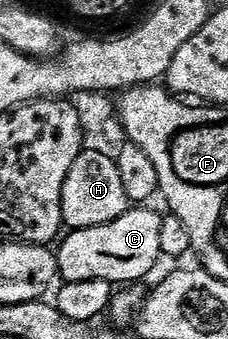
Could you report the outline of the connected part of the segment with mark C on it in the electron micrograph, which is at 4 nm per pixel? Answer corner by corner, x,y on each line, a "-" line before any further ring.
132,206
129,207
127,212
123,212
121,216
114,218
114,222
109,224
94,226
93,228
77,228
69,231
67,233
69,236
66,237
67,235
65,235
59,241
59,244
61,243
60,248
58,247
56,252
56,261
60,271
59,279
66,284
102,278
114,286
135,285
140,282
143,276
148,276
155,270
156,263
161,263
162,257
158,241
163,221
164,216
161,213
156,213
152,206

